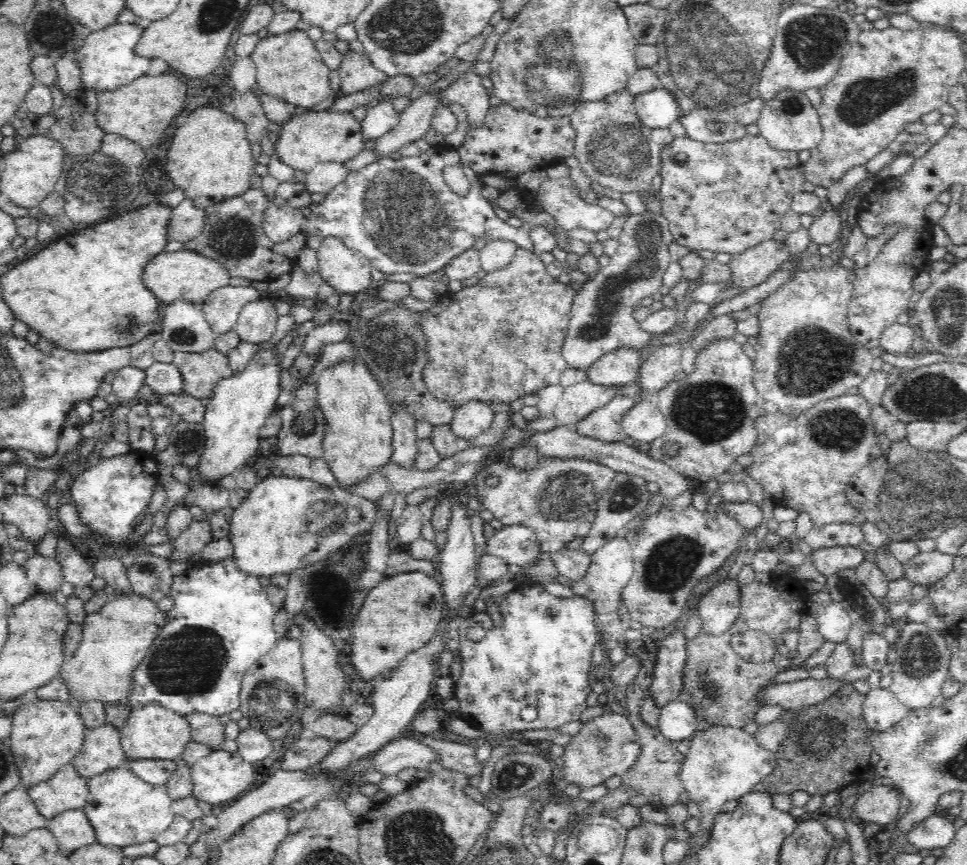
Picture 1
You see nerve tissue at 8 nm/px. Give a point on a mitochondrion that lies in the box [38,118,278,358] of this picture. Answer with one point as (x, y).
(92, 182)

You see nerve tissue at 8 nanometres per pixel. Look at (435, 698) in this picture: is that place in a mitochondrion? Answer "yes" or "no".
no

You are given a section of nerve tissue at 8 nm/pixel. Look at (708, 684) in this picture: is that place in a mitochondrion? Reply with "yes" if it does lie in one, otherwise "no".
yes

